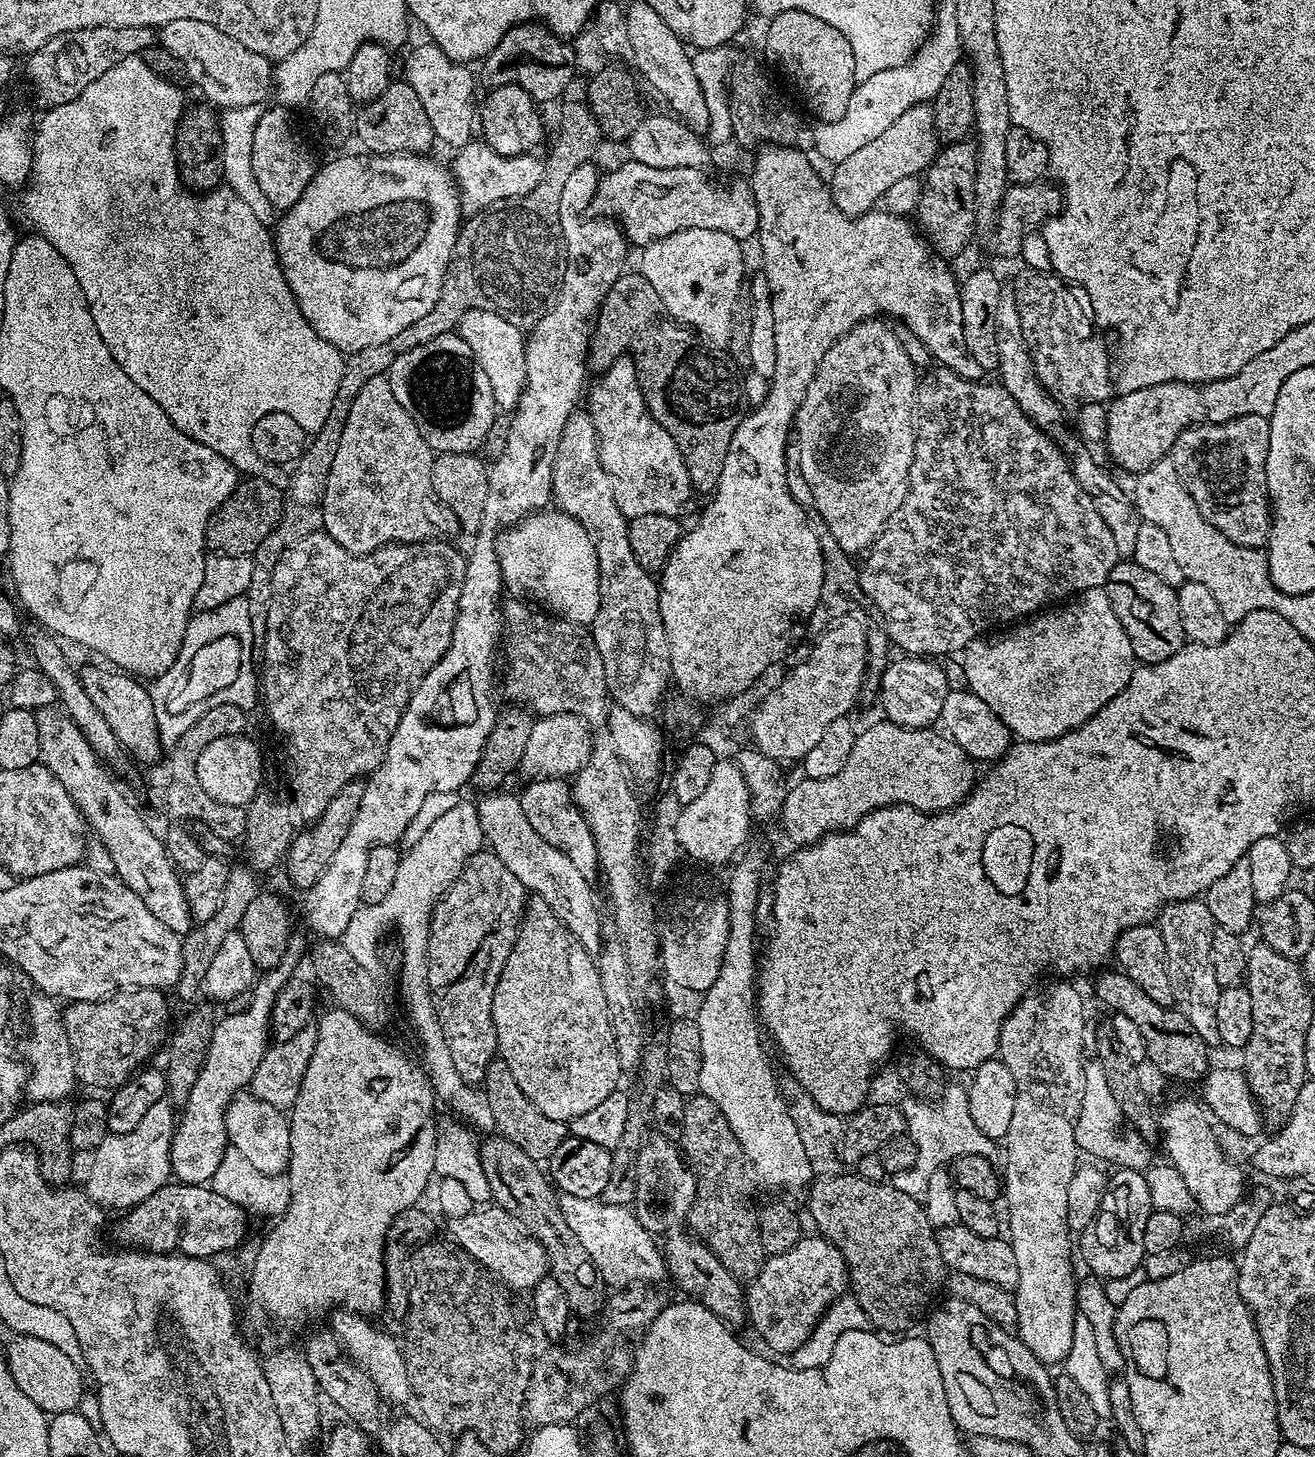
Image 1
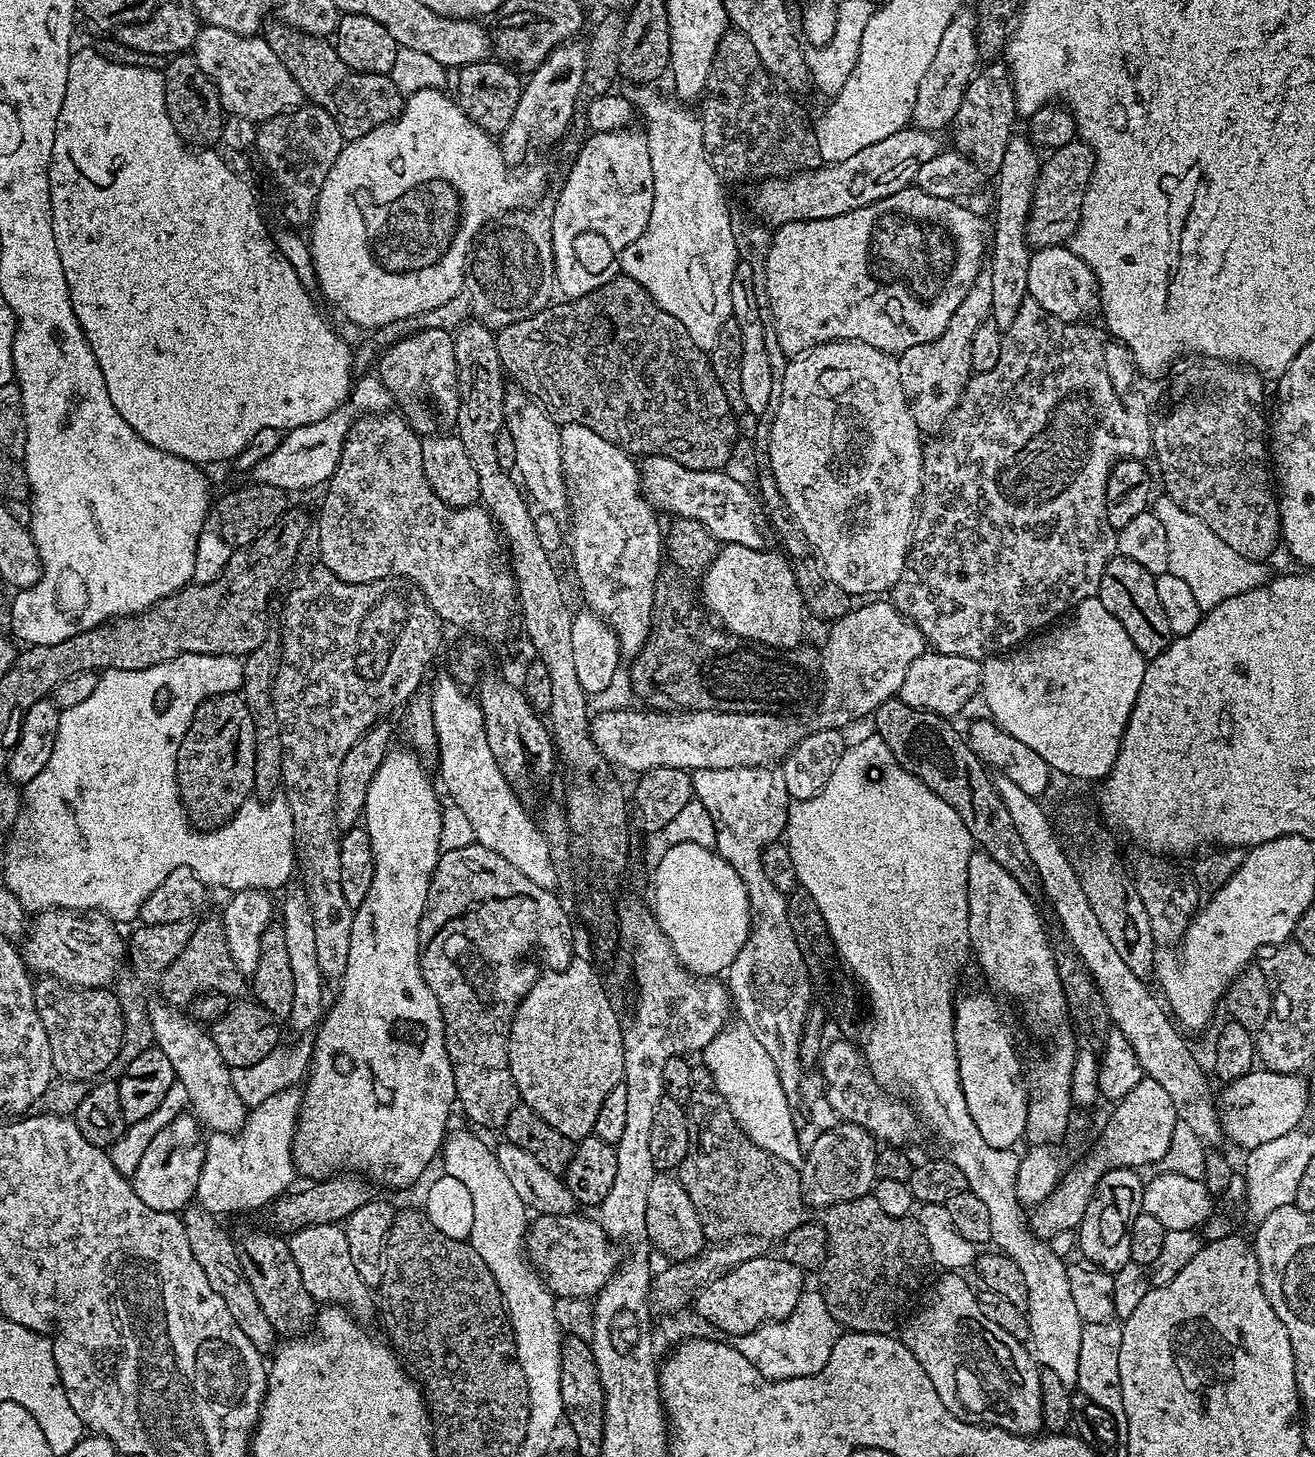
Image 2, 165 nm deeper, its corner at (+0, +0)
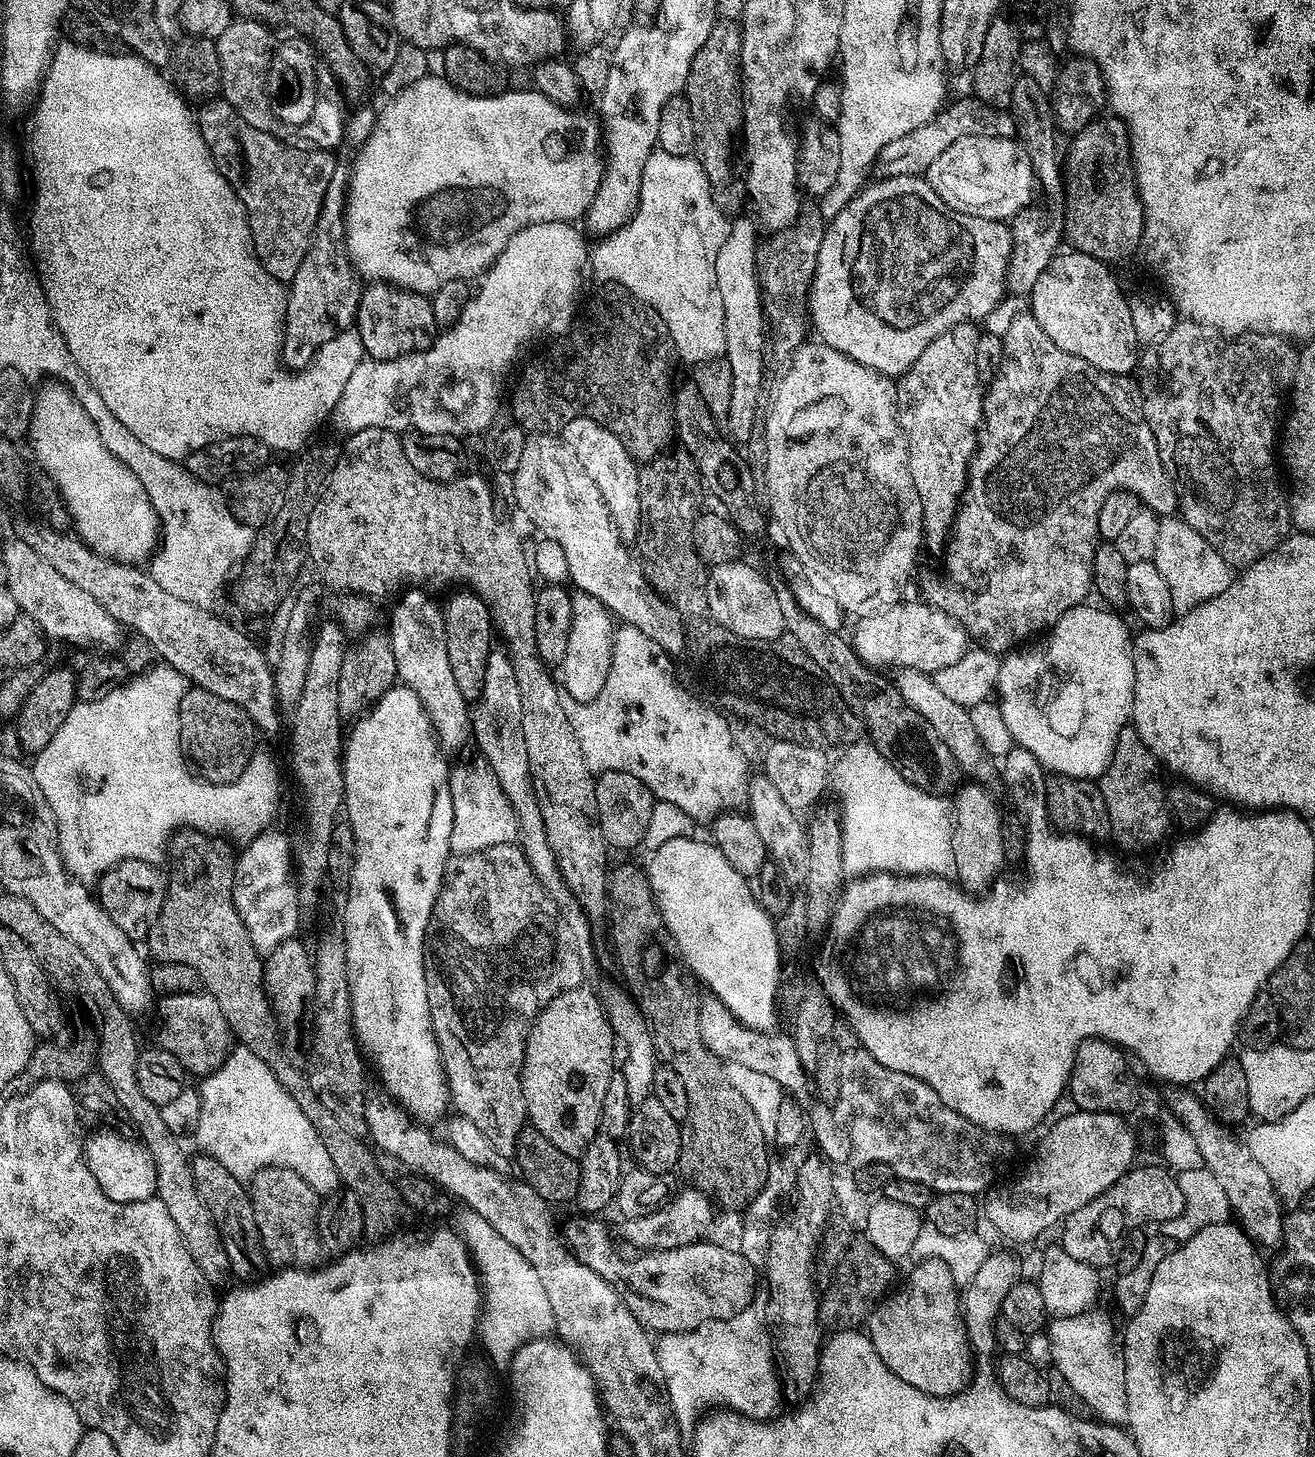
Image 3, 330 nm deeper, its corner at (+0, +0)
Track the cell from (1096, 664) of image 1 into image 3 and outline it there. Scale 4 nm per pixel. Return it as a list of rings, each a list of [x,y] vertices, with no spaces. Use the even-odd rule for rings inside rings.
[[[1085,602],[1078,605],[1077,608],[1071,608],[1062,613],[1055,624],[1047,629],[1046,635],[1043,637],[1045,640],[1042,641],[1041,644],[1033,643],[1031,646],[1020,646],[1015,650],[1009,651],[1007,655],[1001,659],[998,678],[996,679],[998,703],[1013,741],[1015,741],[1019,747],[1032,752],[1041,766],[1049,773],[1057,776],[1077,776],[1083,780],[1098,778],[1107,770],[1108,763],[1112,760],[1120,732],[1123,731],[1124,728],[1129,727],[1130,717],[1132,715],[1132,703],[1134,702],[1134,686],[1136,685],[1134,640],[1131,635],[1128,637],[1127,626],[1112,613],[1115,611],[1109,610],[1104,606],[1091,608],[1090,605],[1091,603]]]

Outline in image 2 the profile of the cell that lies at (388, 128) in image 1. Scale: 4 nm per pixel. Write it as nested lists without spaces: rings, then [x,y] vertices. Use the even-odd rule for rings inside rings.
[[[273,19],[263,29],[262,35],[270,50],[278,54],[282,66],[290,70],[295,87],[304,91],[303,99],[320,108],[330,109],[345,141],[357,140],[370,134],[370,130],[395,120],[404,109],[405,93],[400,92],[388,74],[359,72],[346,66],[346,62],[342,62],[336,53],[335,43],[331,39],[306,34],[278,19]]]

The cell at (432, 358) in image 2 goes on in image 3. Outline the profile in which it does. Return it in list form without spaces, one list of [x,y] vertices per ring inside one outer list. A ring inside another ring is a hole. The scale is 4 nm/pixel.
[[[379,282],[361,291],[354,330],[362,338],[364,351],[371,359],[397,360],[399,356],[425,351],[433,343],[437,328],[432,301],[427,295],[406,292]]]

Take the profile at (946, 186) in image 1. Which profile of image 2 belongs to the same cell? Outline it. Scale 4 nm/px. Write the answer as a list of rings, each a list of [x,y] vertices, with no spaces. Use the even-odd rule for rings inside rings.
[[[1004,62],[985,63],[966,86],[966,94],[962,94],[962,106],[958,106],[958,114],[953,118],[950,125],[952,140],[956,143],[953,145],[963,152],[965,156],[969,157],[985,177],[995,177],[1002,166],[1007,144],[1014,139],[1015,132],[1012,131],[1016,128],[1016,120],[1018,121],[1018,113],[1016,111],[1011,69]]]

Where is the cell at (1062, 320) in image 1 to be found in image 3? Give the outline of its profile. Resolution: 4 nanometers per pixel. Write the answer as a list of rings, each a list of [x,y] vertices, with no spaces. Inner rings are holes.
[[[1024,310],[1024,312],[1018,313],[1017,316],[1009,322],[1008,329],[1003,329],[1002,335],[1004,337],[1004,357],[1002,358],[1002,366],[998,370],[996,377],[990,381],[987,385],[986,391],[983,393],[984,414],[982,417],[982,423],[978,429],[976,448],[972,454],[972,459],[968,462],[968,482],[964,490],[964,495],[960,501],[960,506],[956,509],[956,518],[950,525],[950,533],[952,532],[952,537],[949,538],[948,545],[944,548],[944,576],[930,577],[924,584],[923,596],[923,599],[931,604],[933,608],[942,610],[952,620],[955,620],[956,623],[968,633],[969,637],[979,645],[979,647],[986,648],[989,652],[995,652],[997,654],[1007,653],[1009,650],[1015,649],[1017,646],[1031,641],[1033,639],[1031,636],[1034,635],[1035,632],[1041,631],[1040,633],[1043,633],[1045,630],[1051,628],[1058,617],[1066,610],[1077,608],[1078,605],[1085,603],[1085,601],[1089,599],[1088,592],[1090,596],[1090,593],[1094,588],[1094,581],[1092,578],[1094,558],[1096,557],[1097,547],[1101,543],[1100,531],[1098,530],[1098,514],[1102,510],[1102,502],[1106,502],[1106,498],[1111,492],[1118,490],[1119,488],[1126,488],[1135,493],[1136,496],[1139,496],[1141,505],[1153,508],[1161,517],[1173,515],[1178,508],[1178,492],[1174,487],[1173,477],[1170,475],[1169,469],[1166,467],[1164,457],[1160,455],[1160,451],[1156,445],[1156,435],[1152,433],[1150,426],[1144,420],[1144,414],[1141,405],[1138,403],[1138,396],[1134,391],[1133,385],[1131,388],[1131,386],[1124,381],[1127,379],[1121,378],[1119,375],[1111,372],[1103,372],[1102,369],[1096,368],[1088,362],[1086,358],[1078,358],[1074,354],[1062,350],[1062,346],[1054,346],[1054,341],[1050,338],[1050,334],[1046,334],[1046,330],[1042,330],[1042,326],[1038,326],[1038,322],[1032,317],[1031,311]]]

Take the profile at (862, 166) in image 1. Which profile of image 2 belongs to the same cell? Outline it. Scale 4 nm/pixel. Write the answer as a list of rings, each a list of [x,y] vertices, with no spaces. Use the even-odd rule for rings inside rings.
[[[958,11],[950,26],[946,26],[946,34],[942,34],[934,62],[930,62],[926,74],[922,74],[922,82],[918,82],[918,98],[914,102],[911,123],[915,127],[925,128],[927,132],[943,133],[943,128],[945,131],[958,114],[958,106],[962,106],[962,94],[966,94],[966,86],[976,75],[980,63],[977,13]]]

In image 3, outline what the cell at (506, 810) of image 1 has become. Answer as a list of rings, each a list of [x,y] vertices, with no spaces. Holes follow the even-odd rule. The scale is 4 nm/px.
[[[404,600],[397,606],[392,616],[390,643],[398,676],[424,707],[441,749],[460,748],[473,735],[470,704],[464,699],[462,690],[458,690],[458,682],[454,682],[447,641],[441,605],[431,604],[428,600]]]

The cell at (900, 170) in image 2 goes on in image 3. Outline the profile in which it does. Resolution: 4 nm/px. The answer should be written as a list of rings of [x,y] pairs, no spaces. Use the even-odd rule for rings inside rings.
[[[956,100],[937,112],[936,117],[927,120],[922,126],[910,130],[910,134],[902,134],[902,138],[894,138],[878,155],[870,172],[873,177],[918,176],[927,173],[930,162],[948,149],[958,138],[967,136],[1007,136],[1016,131],[1016,121],[1007,111],[999,108],[985,107],[979,100]]]

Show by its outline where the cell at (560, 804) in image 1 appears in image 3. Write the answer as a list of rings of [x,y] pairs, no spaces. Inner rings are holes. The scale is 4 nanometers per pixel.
[[[460,590],[457,596],[451,598],[448,608],[443,609],[444,633],[448,641],[446,648],[450,654],[450,670],[454,670],[454,682],[458,682],[458,690],[462,690],[464,699],[472,702],[483,690],[488,656],[494,650],[494,625],[488,607],[484,605],[474,592]]]

